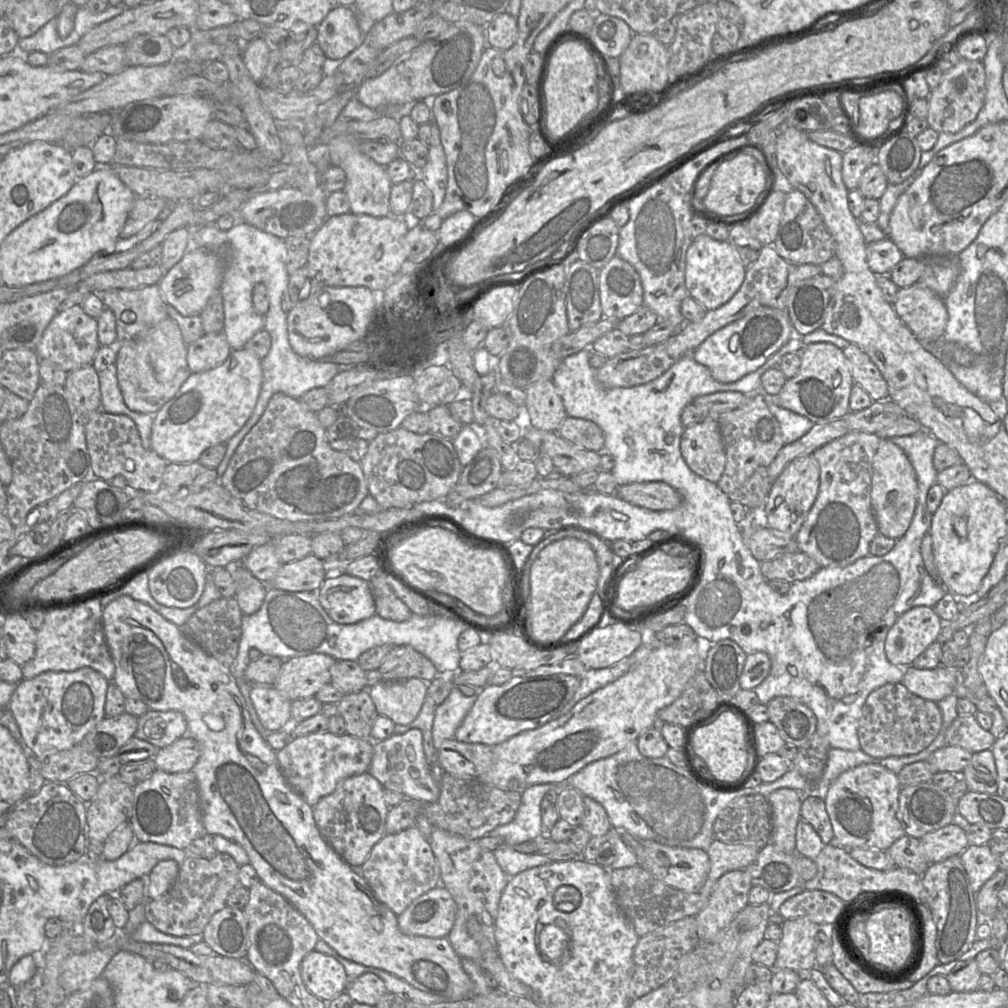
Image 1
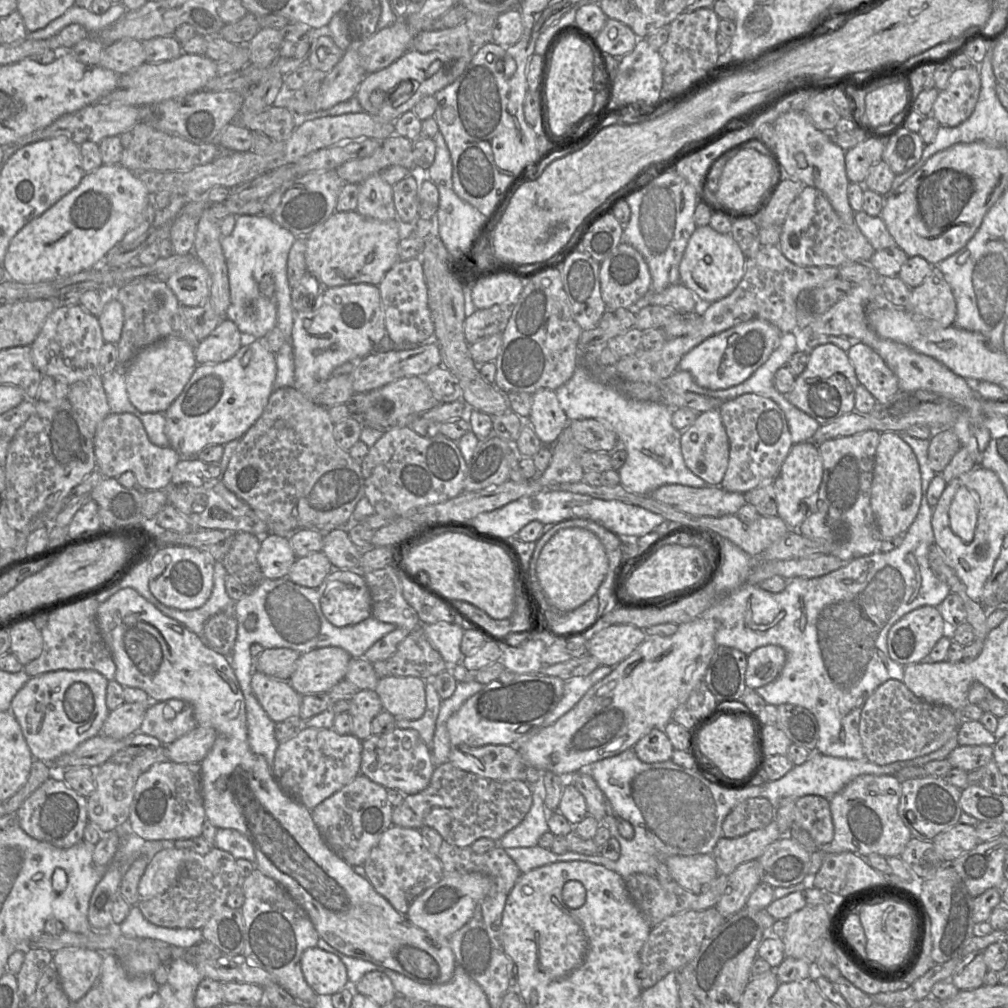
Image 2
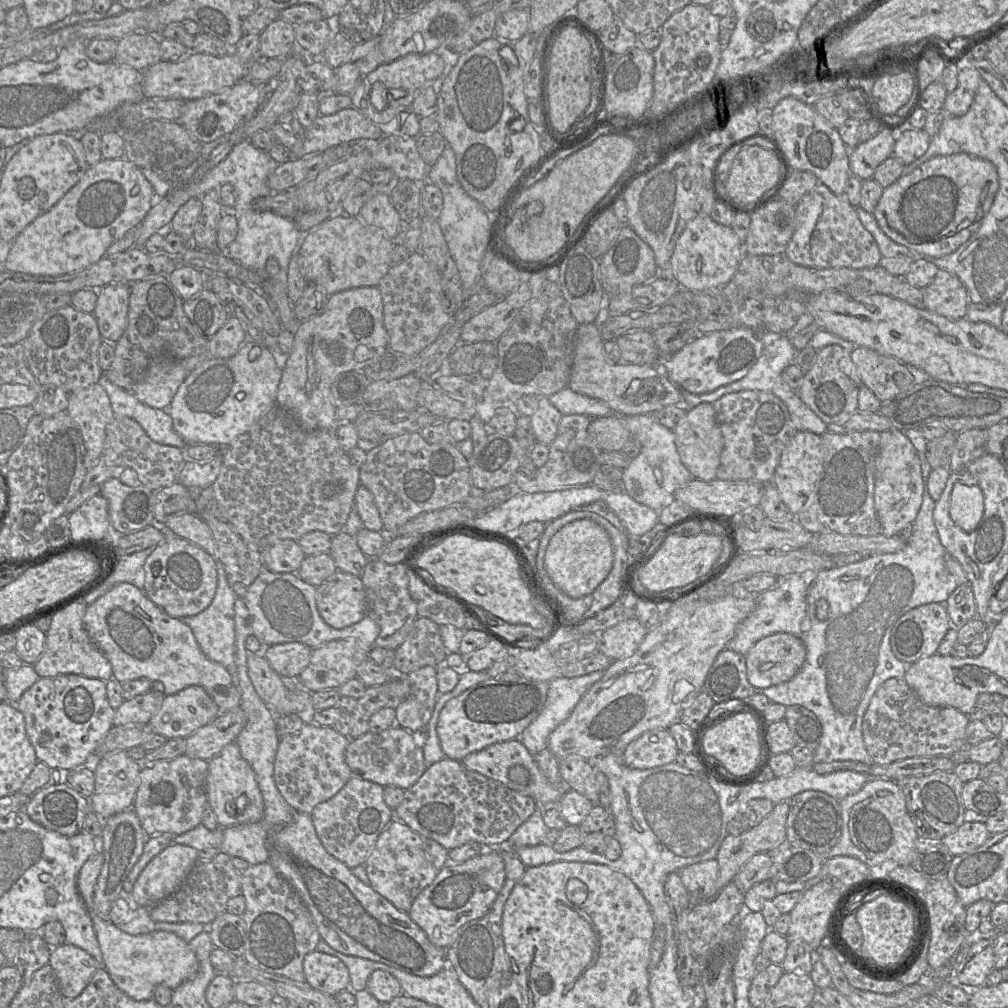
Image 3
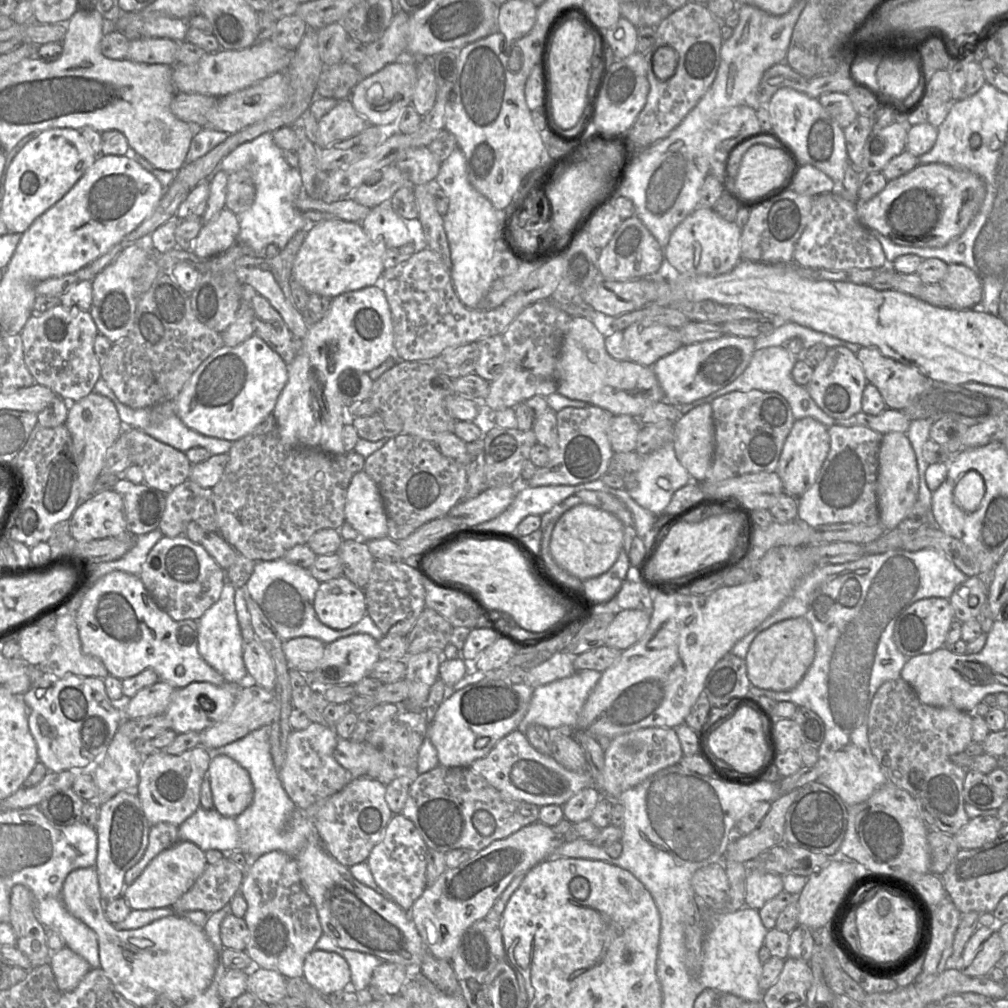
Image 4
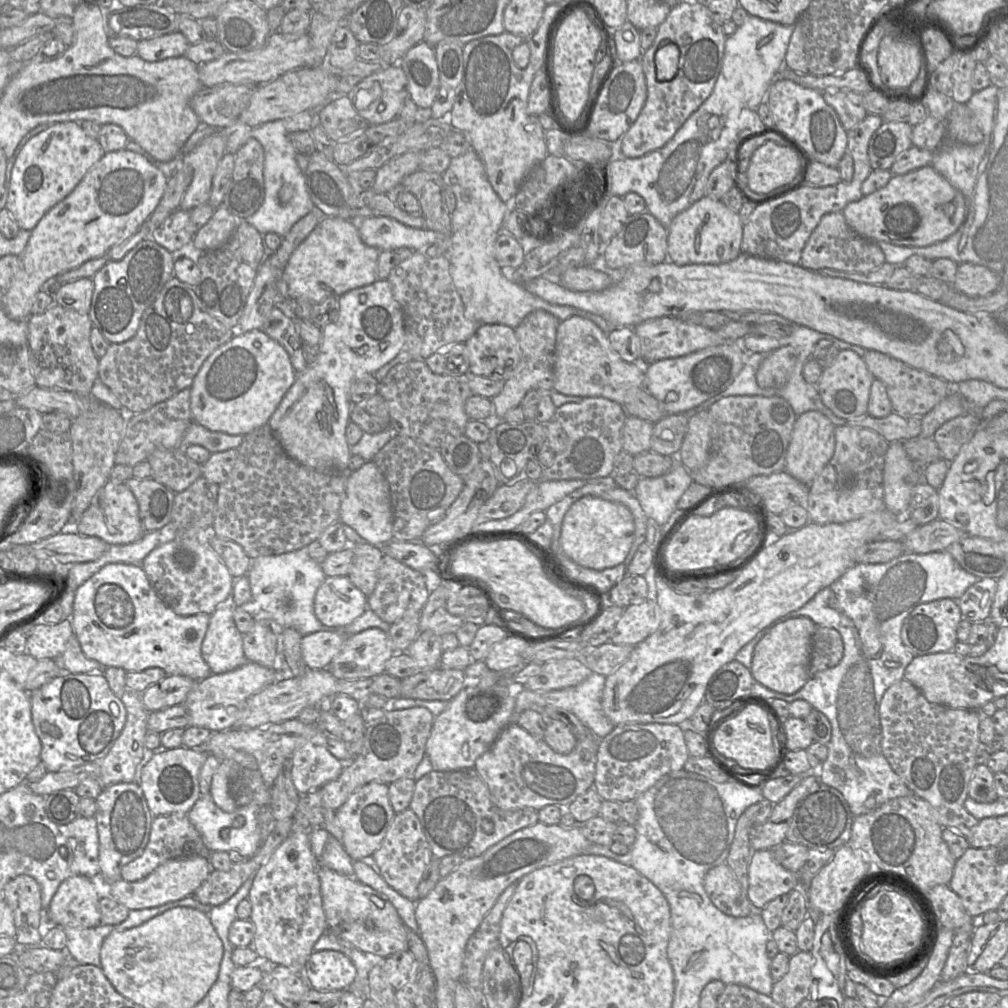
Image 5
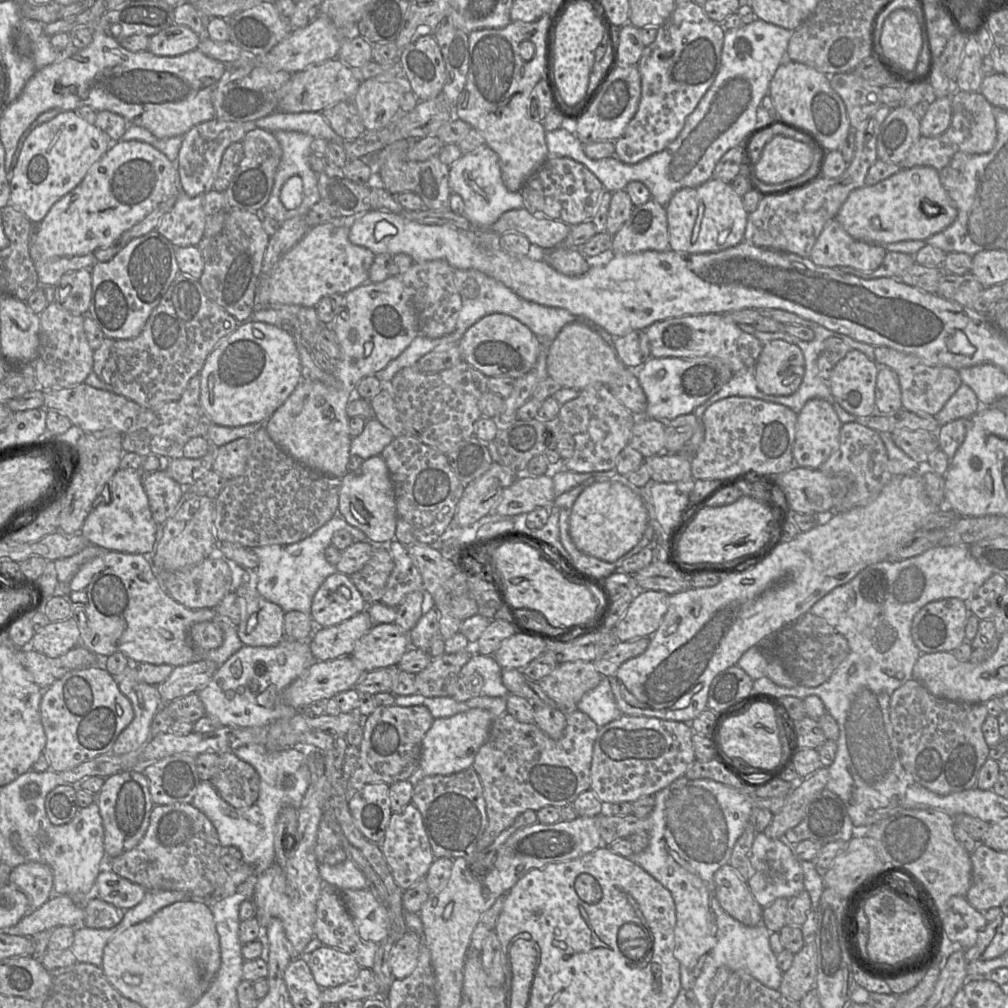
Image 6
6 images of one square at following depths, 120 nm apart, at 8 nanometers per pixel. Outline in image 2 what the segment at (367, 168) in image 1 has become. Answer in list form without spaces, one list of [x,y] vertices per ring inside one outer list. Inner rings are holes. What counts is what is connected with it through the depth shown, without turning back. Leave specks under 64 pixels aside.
[[[378,174],[371,175],[359,183],[356,211],[366,217],[381,221],[397,219],[392,186]]]

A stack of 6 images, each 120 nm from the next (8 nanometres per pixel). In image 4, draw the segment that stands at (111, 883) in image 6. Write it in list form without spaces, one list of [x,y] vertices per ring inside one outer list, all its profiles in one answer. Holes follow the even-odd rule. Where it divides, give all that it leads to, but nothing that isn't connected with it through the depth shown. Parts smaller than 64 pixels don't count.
[[[179,841],[152,859],[140,876],[125,886],[122,897],[131,910],[171,907],[193,886],[206,866],[205,852],[190,841]]]

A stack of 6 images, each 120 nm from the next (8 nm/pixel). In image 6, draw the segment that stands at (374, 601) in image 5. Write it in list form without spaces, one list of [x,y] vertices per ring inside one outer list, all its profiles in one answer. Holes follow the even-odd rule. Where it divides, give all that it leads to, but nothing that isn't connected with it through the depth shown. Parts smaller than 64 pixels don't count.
[[[394,538],[387,544],[387,549],[392,556],[394,568],[387,580],[380,603],[397,608],[409,593],[423,590],[423,581],[407,546]]]

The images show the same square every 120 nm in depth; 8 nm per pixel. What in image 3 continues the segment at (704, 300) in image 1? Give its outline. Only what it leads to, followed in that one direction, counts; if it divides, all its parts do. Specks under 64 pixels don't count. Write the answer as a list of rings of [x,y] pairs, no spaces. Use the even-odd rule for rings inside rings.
[[[697,214],[676,242],[671,257],[673,279],[687,290],[717,292],[734,276],[743,255],[743,242],[731,227],[718,224],[710,215]]]

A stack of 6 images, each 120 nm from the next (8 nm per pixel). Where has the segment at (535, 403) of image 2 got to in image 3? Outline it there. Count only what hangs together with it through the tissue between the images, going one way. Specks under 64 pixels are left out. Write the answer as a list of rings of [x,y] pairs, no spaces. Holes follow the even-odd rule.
[[[541,397],[539,407],[531,417],[536,441],[550,447],[556,439],[561,418],[561,412],[550,402],[549,398]]]

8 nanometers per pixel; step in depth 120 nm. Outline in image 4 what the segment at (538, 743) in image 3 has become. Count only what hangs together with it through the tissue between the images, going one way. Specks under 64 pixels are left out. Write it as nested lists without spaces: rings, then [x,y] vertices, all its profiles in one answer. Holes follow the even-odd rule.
[[[579,670],[569,677],[534,688],[526,715],[517,729],[525,734],[530,724],[539,724],[552,731],[575,731],[583,705],[602,676],[596,670]]]

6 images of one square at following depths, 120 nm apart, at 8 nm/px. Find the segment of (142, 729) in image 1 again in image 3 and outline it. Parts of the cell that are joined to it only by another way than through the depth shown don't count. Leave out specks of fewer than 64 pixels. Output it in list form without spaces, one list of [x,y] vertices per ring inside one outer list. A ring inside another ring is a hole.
[[[198,685],[165,695],[159,711],[150,719],[154,733],[167,739],[186,738],[220,714],[212,697]]]

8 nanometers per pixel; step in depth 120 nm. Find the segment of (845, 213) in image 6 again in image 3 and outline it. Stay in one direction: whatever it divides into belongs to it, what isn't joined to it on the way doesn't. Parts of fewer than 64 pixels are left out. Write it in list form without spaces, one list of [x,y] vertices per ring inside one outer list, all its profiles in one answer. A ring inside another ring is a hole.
[[[967,153],[937,156],[885,188],[873,216],[895,243],[942,257],[957,250],[979,228],[998,188],[998,173],[992,162]]]

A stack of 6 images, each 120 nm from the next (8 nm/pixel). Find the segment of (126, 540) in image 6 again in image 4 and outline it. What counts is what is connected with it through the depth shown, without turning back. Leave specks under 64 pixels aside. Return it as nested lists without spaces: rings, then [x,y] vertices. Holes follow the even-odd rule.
[[[113,489],[81,501],[70,518],[70,533],[75,541],[126,536],[122,497]]]

